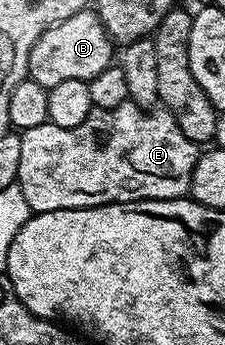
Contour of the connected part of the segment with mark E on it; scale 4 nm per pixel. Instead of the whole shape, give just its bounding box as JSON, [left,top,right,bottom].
[17,102,200,213]

